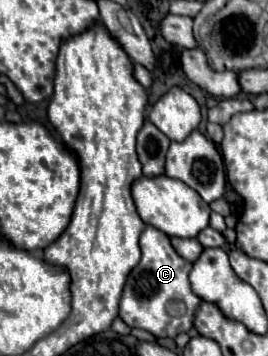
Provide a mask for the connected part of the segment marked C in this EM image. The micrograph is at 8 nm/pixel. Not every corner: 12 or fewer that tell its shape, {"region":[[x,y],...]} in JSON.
{"region":[[147,225],[119,317],[155,337],[191,329],[191,263]]}

